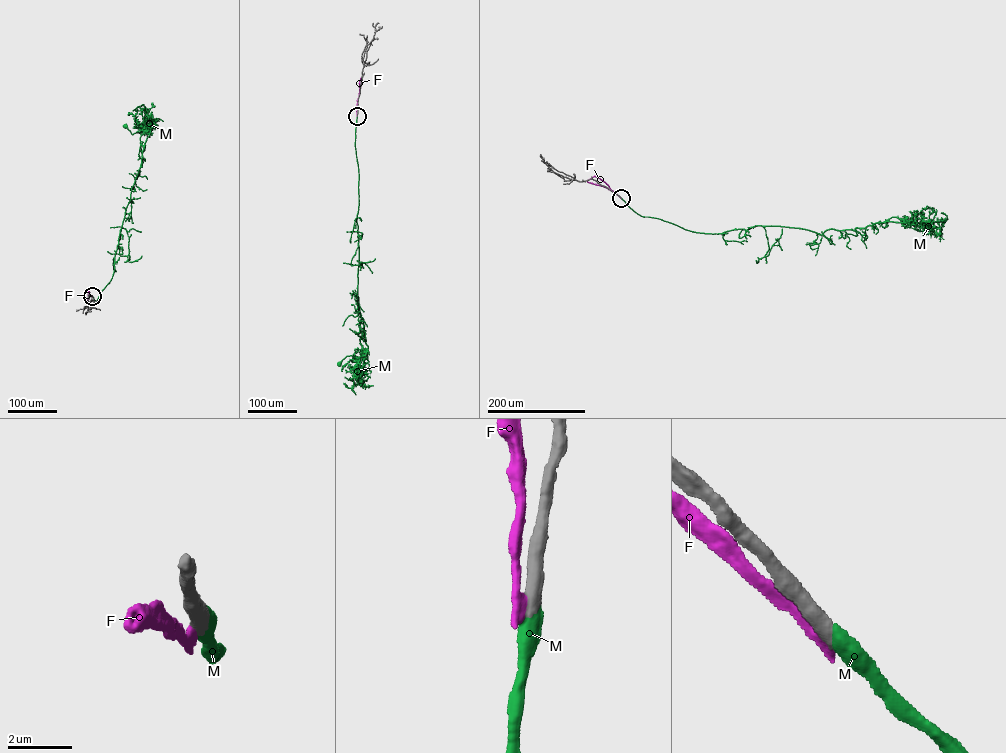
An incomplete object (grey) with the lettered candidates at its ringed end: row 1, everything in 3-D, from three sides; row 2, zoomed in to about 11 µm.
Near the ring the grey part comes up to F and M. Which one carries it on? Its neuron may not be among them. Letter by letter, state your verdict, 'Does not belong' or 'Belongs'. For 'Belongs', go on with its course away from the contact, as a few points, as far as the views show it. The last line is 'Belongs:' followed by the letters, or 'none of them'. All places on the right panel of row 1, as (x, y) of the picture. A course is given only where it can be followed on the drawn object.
F: Does not belong
M: Belongs. Its course: (621, 198), (642, 216), (707, 233), (759, 225), (821, 234), (876, 223), (908, 224), (922, 214)
Belongs: M

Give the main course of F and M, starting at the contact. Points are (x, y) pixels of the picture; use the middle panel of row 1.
F: (357, 116), (361, 78)
M: (357, 116), (357, 296), (367, 352), (357, 358), (347, 356), (339, 364)

